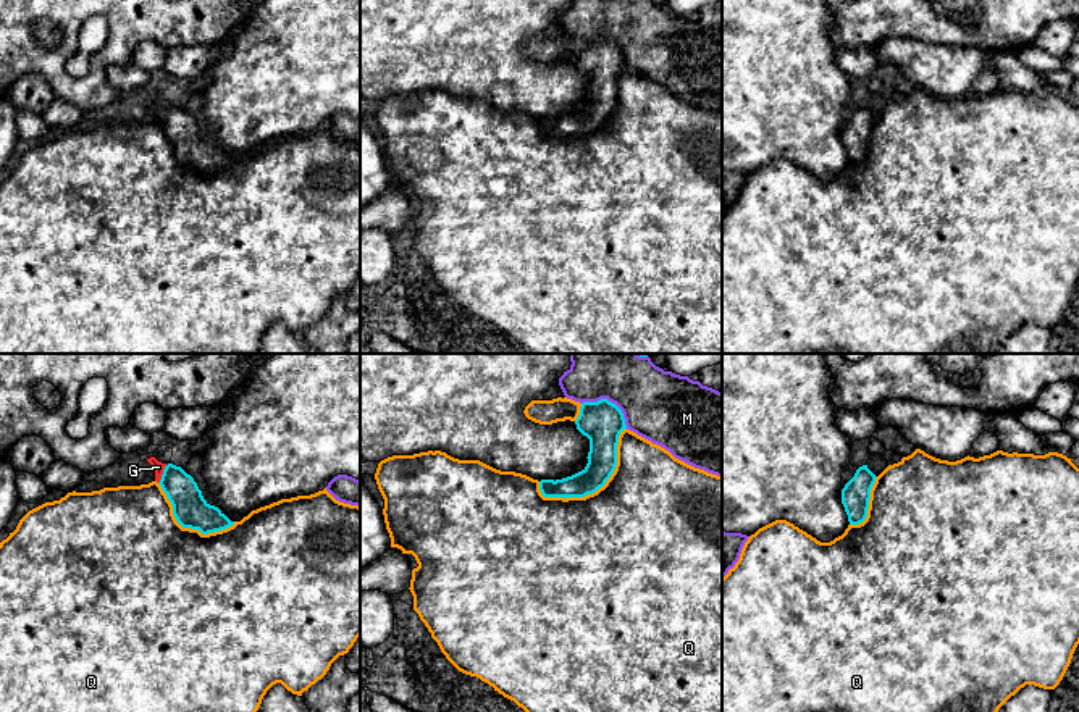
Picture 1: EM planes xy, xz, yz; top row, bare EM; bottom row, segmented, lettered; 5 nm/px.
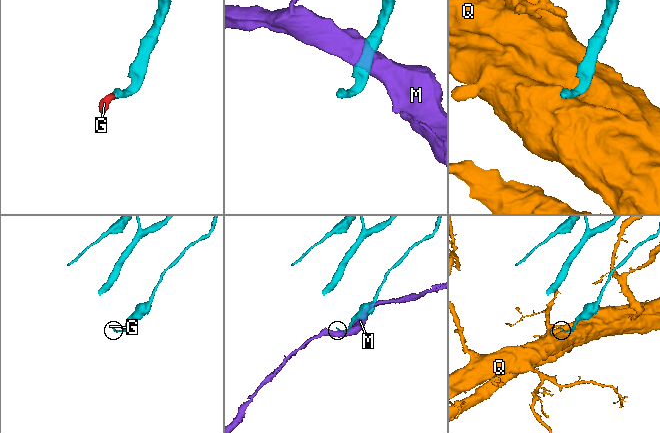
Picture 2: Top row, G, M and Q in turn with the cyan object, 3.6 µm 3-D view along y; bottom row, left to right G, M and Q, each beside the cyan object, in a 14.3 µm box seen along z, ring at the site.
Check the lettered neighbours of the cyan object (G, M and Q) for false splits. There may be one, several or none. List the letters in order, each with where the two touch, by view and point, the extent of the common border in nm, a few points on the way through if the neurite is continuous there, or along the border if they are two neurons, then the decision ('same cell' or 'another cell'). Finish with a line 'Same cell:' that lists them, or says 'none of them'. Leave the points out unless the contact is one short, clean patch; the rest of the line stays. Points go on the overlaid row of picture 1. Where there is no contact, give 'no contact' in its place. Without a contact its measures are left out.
G: xy (162, 475) | 100 nm | across xy (191, 510), (188, 501), (162, 475), (159, 467) | same cell
M: xz (611, 402) | 260 nm | another cell
Q: xz (600, 486) | 550 nm | another cell
Same cell: G

